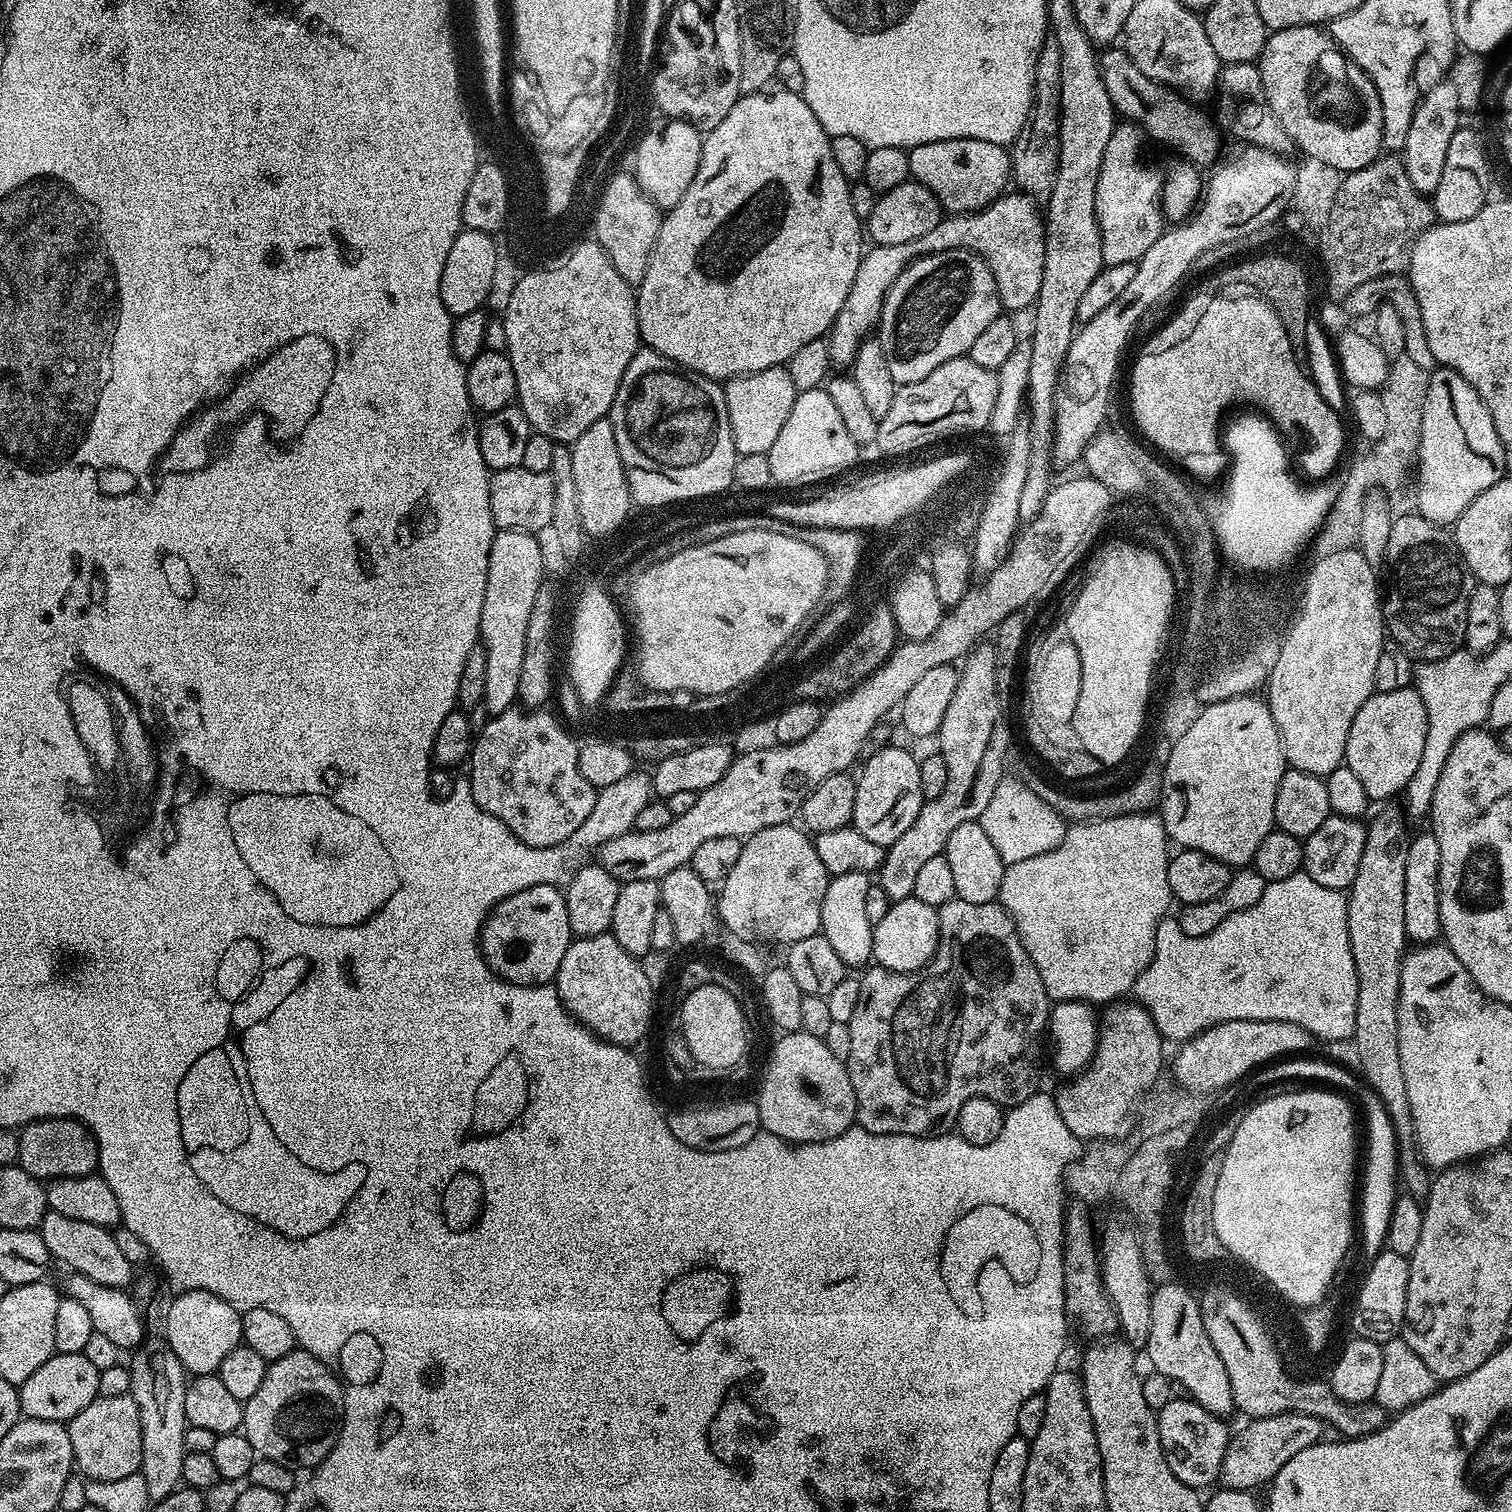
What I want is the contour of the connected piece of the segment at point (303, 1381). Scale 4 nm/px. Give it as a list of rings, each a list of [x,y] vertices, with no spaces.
[[[293,1350],[286,1354],[286,1358],[271,1361],[266,1378],[262,1378],[262,1386],[258,1386],[254,1398],[243,1401],[243,1405],[242,1431],[250,1446],[254,1446],[257,1457],[282,1462],[282,1466],[293,1470],[315,1470],[336,1445],[344,1425],[344,1390],[339,1379],[322,1362],[318,1362],[318,1358],[303,1350]]]

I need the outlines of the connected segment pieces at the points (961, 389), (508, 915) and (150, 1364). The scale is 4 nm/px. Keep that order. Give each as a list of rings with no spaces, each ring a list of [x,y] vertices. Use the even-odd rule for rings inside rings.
[[[967,354],[950,358],[950,362],[942,362],[942,366],[926,374],[926,378],[897,387],[890,410],[886,410],[879,421],[875,447],[884,452],[908,452],[939,436],[987,429],[997,399],[998,378],[995,372],[976,365]]]
[[[539,884],[518,890],[518,894],[510,894],[510,898],[496,904],[480,930],[480,949],[490,970],[509,984],[552,984],[573,939],[563,891],[555,884]]]
[[[149,1339],[130,1363],[132,1391],[142,1422],[142,1462],[140,1476],[146,1482],[149,1501],[166,1498],[178,1487],[178,1454],[184,1452],[186,1418],[186,1373],[163,1339]]]

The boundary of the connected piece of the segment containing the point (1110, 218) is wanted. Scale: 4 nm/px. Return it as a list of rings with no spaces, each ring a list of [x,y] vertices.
[[[1117,123],[1102,158],[1094,210],[1102,238],[1102,258],[1107,266],[1118,266],[1122,262],[1136,264],[1166,230],[1166,217],[1162,211],[1164,176],[1158,169],[1144,164],[1144,156],[1140,153],[1144,140],[1145,133],[1137,125]]]

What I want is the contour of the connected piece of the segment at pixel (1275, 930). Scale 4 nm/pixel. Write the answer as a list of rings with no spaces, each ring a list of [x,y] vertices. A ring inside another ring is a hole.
[[[1303,870],[1290,874],[1290,878],[1285,880],[1270,880],[1266,886],[1266,890],[1262,894],[1262,898],[1258,898],[1258,902],[1254,902],[1254,906],[1250,906],[1246,910],[1242,910],[1238,914],[1230,914],[1230,918],[1226,918],[1226,922],[1222,922],[1222,926],[1218,926],[1210,934],[1206,934],[1202,938],[1190,938],[1186,934],[1182,934],[1182,926],[1179,919],[1166,918],[1158,926],[1156,931],[1156,953],[1154,958],[1150,962],[1150,966],[1146,970],[1142,970],[1142,974],[1136,979],[1136,987],[1134,989],[1135,1003],[1143,1006],[1150,1014],[1150,1018],[1154,1018],[1154,1026],[1158,1026],[1161,1037],[1165,1041],[1171,1042],[1183,1042],[1192,1039],[1194,1036],[1200,1035],[1206,1028],[1213,1028],[1215,1024],[1221,1024],[1222,1022],[1230,1022],[1231,1020],[1281,1020],[1282,1022],[1294,1022],[1298,1026],[1302,1026],[1310,1035],[1317,1041],[1320,1040],[1348,1040],[1353,1039],[1356,1031],[1356,1011],[1358,1010],[1358,970],[1356,969],[1356,963],[1354,962],[1354,954],[1350,950],[1350,934],[1348,933],[1348,896],[1345,895],[1341,889],[1327,888],[1322,886],[1318,882],[1314,882],[1314,878],[1310,878],[1310,874]]]

